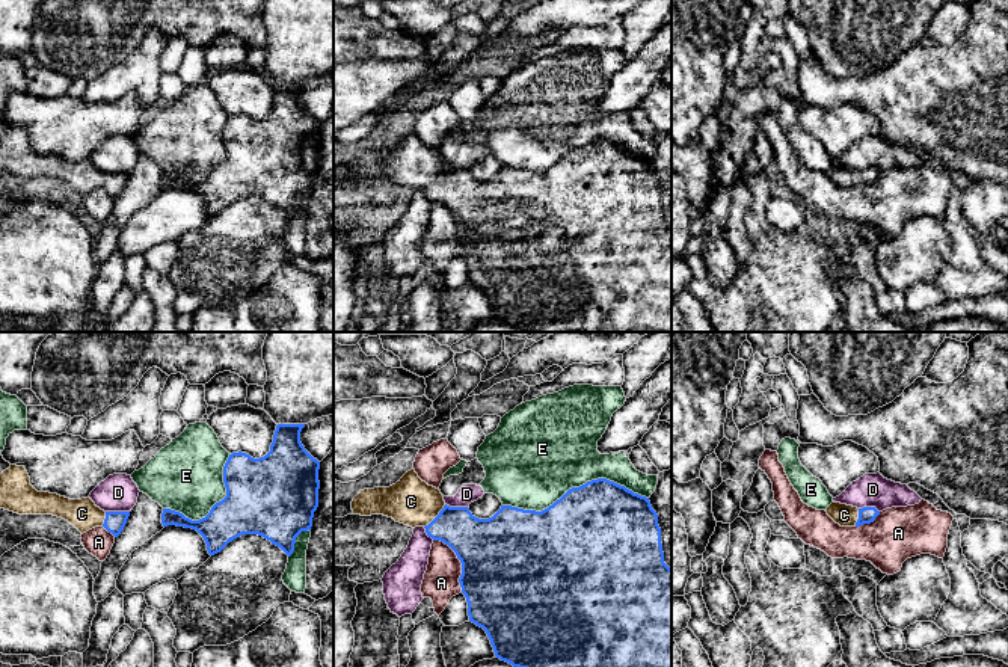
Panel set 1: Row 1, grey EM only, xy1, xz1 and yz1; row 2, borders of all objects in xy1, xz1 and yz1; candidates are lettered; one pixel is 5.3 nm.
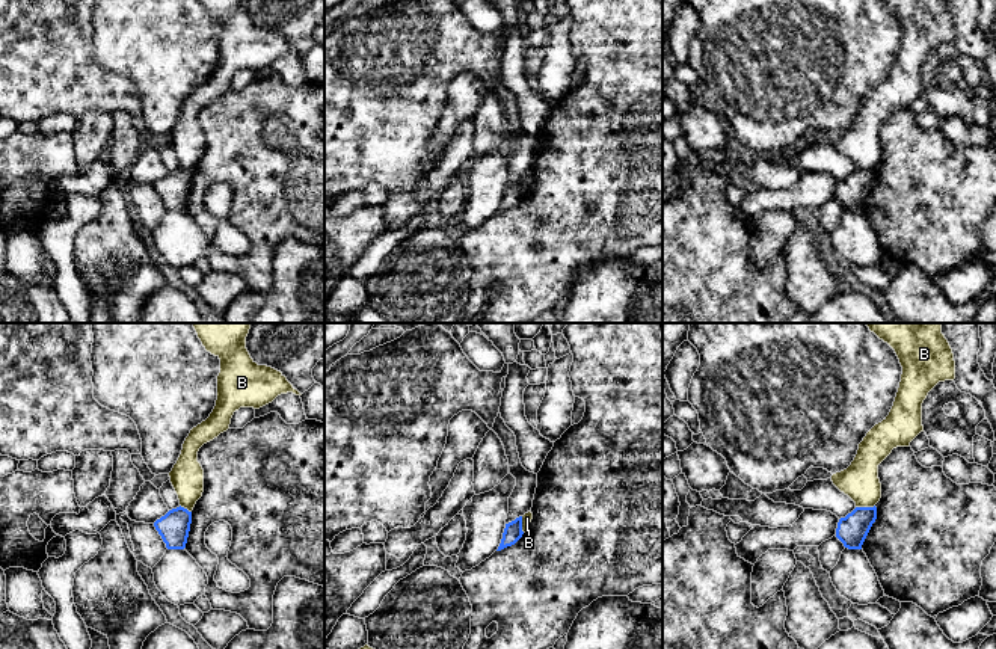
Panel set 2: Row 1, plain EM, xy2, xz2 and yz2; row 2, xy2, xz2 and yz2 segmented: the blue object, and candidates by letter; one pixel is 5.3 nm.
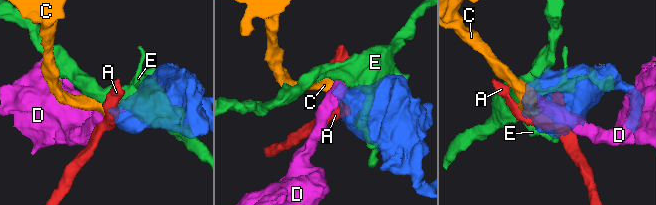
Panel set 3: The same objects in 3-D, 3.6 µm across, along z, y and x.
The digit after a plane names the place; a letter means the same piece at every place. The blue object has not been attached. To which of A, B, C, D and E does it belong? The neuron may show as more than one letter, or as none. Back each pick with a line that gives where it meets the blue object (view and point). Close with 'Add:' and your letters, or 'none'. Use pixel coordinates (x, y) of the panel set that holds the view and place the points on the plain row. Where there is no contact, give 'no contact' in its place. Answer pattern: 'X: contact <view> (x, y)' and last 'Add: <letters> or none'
C: contact xz1 (436, 178)
Add: C

